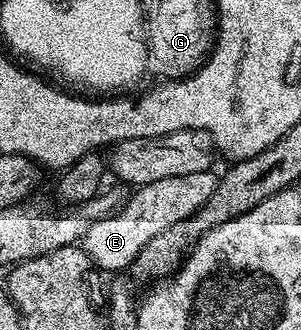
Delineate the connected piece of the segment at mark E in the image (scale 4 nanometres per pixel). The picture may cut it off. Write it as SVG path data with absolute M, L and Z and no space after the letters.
M209 170L198 174L182 174L178 178L161 178L159 182L139 185L128 201L121 203L118 210L95 220L84 235L82 247L96 267L108 272L120 272L131 269L134 258L162 230L170 230L174 222L190 218L214 194L218 183L215 171Z

